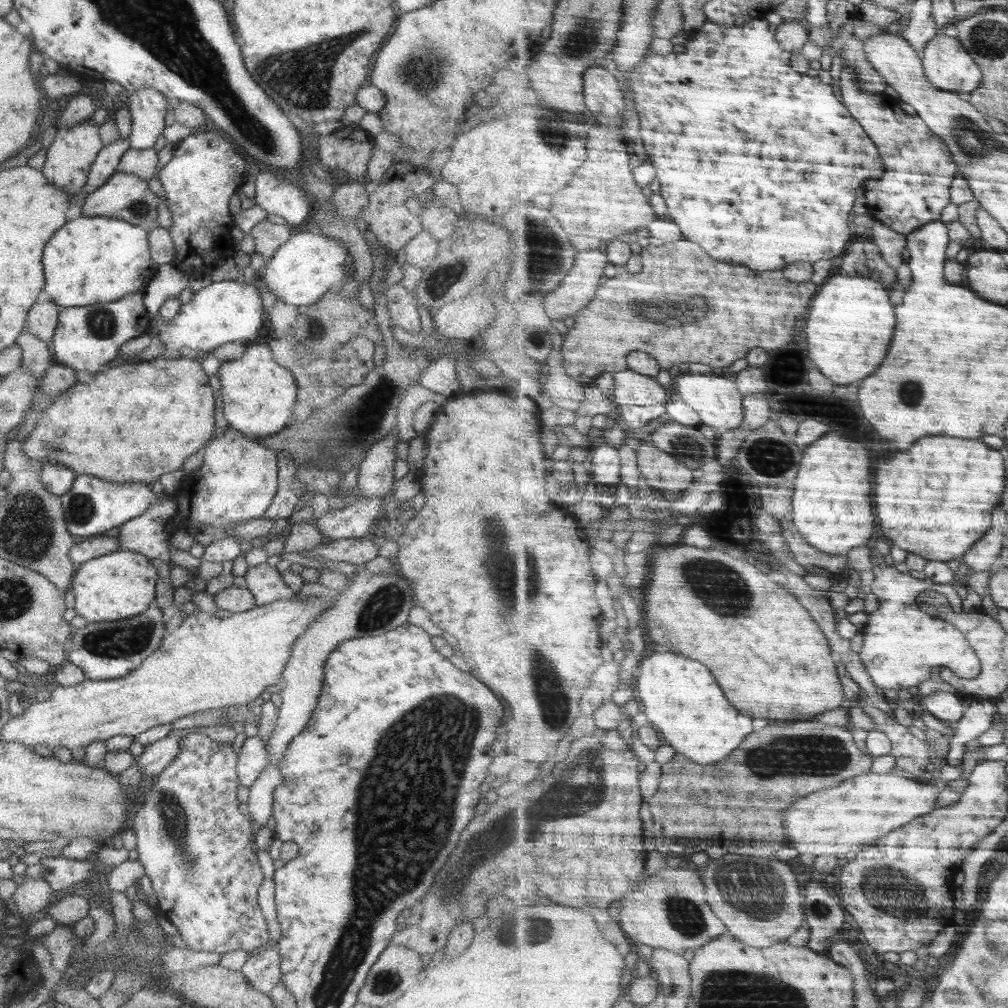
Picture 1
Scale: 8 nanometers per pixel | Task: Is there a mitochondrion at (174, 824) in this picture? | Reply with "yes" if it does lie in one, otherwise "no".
yes

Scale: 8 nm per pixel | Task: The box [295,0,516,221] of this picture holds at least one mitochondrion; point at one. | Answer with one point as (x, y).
(429, 60)

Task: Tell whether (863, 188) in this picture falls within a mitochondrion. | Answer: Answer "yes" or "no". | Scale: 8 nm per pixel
no

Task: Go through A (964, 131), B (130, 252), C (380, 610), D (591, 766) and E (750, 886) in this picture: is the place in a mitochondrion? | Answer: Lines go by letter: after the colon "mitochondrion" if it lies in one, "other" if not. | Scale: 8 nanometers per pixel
A: mitochondrion
B: other
C: mitochondrion
D: mitochondrion
E: mitochondrion

